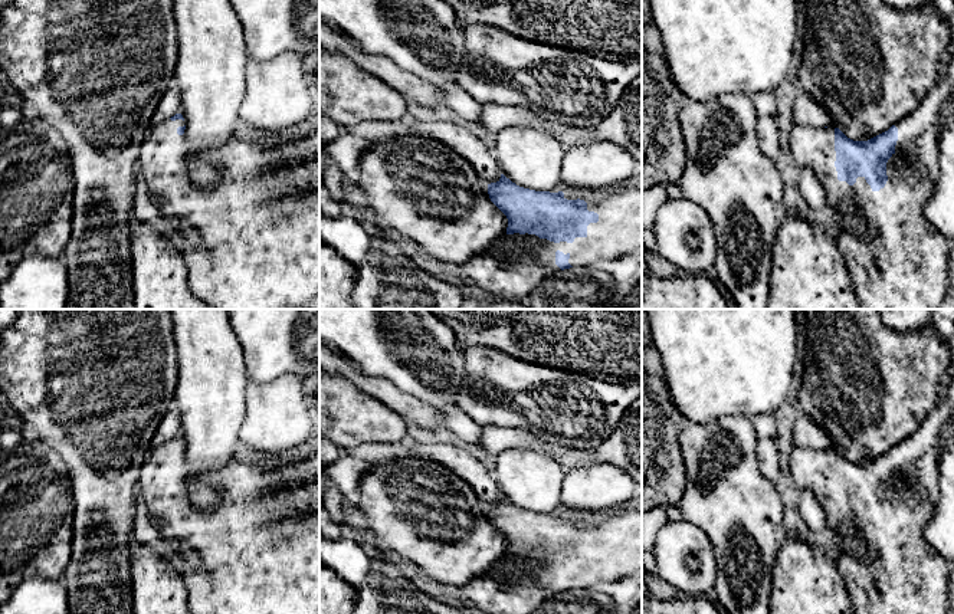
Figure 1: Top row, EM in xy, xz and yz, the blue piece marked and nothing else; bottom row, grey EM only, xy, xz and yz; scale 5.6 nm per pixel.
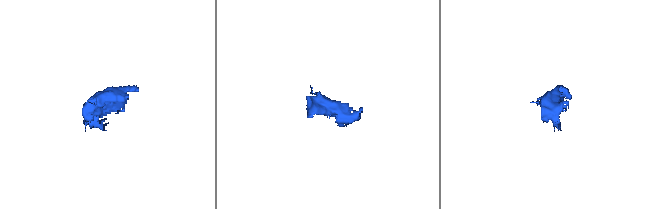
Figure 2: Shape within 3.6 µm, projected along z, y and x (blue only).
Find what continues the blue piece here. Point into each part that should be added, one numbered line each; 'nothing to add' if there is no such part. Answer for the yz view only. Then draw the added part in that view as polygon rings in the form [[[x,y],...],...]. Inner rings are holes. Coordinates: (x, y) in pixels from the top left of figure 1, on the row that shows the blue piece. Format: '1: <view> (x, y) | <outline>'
1: yz (902, 263) | [[[947,69],[924,101],[895,124],[898,141],[886,162],[888,181],[879,191],[873,191],[865,177],[858,177],[853,185],[837,180],[835,125],[794,125],[790,132],[789,148],[794,161],[801,168],[809,167],[814,171],[827,194],[827,204],[836,210],[860,206],[872,226],[871,234],[845,230],[836,236],[860,309],[940,309],[944,301],[948,288],[950,243],[925,217],[924,206],[938,178],[940,121],[953,102],[954,70]]]

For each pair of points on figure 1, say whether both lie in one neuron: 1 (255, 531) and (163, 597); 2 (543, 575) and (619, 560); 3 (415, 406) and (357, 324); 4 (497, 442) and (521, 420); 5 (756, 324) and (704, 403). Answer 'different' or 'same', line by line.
1: different
2: same
3: different
4: different
5: same

